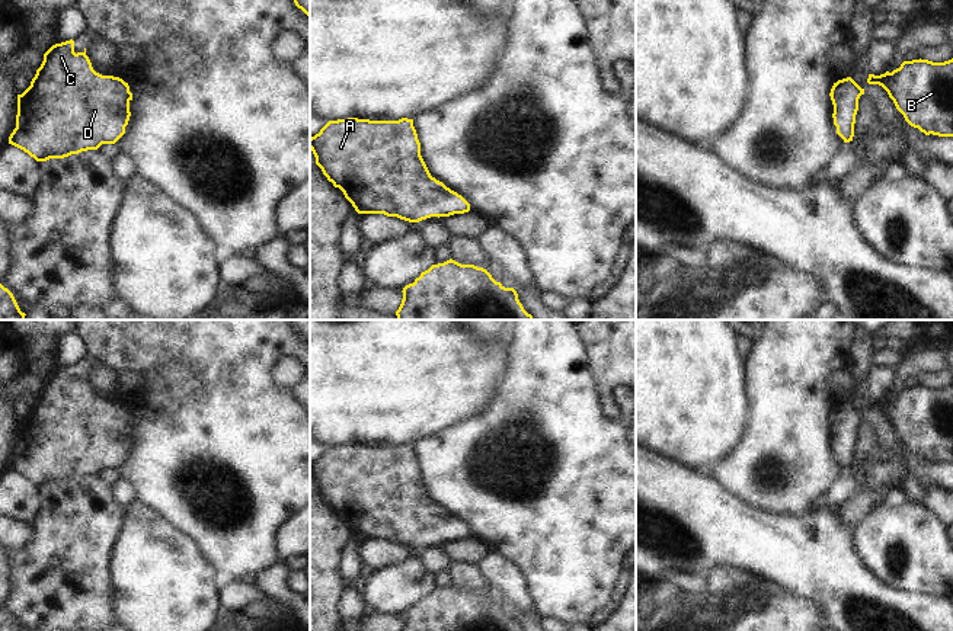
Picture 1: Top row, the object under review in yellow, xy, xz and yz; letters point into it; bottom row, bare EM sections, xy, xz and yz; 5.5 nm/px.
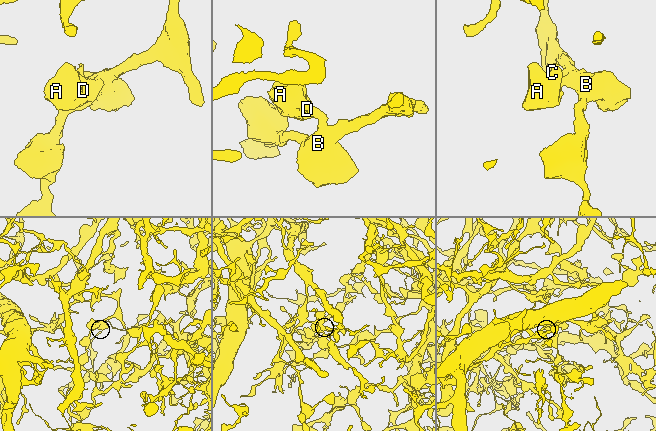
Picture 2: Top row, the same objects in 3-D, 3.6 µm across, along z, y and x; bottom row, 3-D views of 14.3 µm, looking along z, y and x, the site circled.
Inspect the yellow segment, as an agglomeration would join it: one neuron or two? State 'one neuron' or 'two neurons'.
one neuron

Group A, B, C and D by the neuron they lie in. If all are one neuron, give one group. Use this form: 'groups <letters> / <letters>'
groups A B C D

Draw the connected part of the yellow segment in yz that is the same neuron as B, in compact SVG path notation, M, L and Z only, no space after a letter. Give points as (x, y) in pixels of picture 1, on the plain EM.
M953 384L944 388L904 387L892 398L869 400L867 409L882 411L911 452L925 461L953 462Z

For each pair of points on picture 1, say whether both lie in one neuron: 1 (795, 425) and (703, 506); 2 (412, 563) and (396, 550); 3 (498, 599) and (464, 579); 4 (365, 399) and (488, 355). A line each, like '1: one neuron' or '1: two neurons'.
1: two neurons
2: two neurons
3: one neuron
4: one neuron

